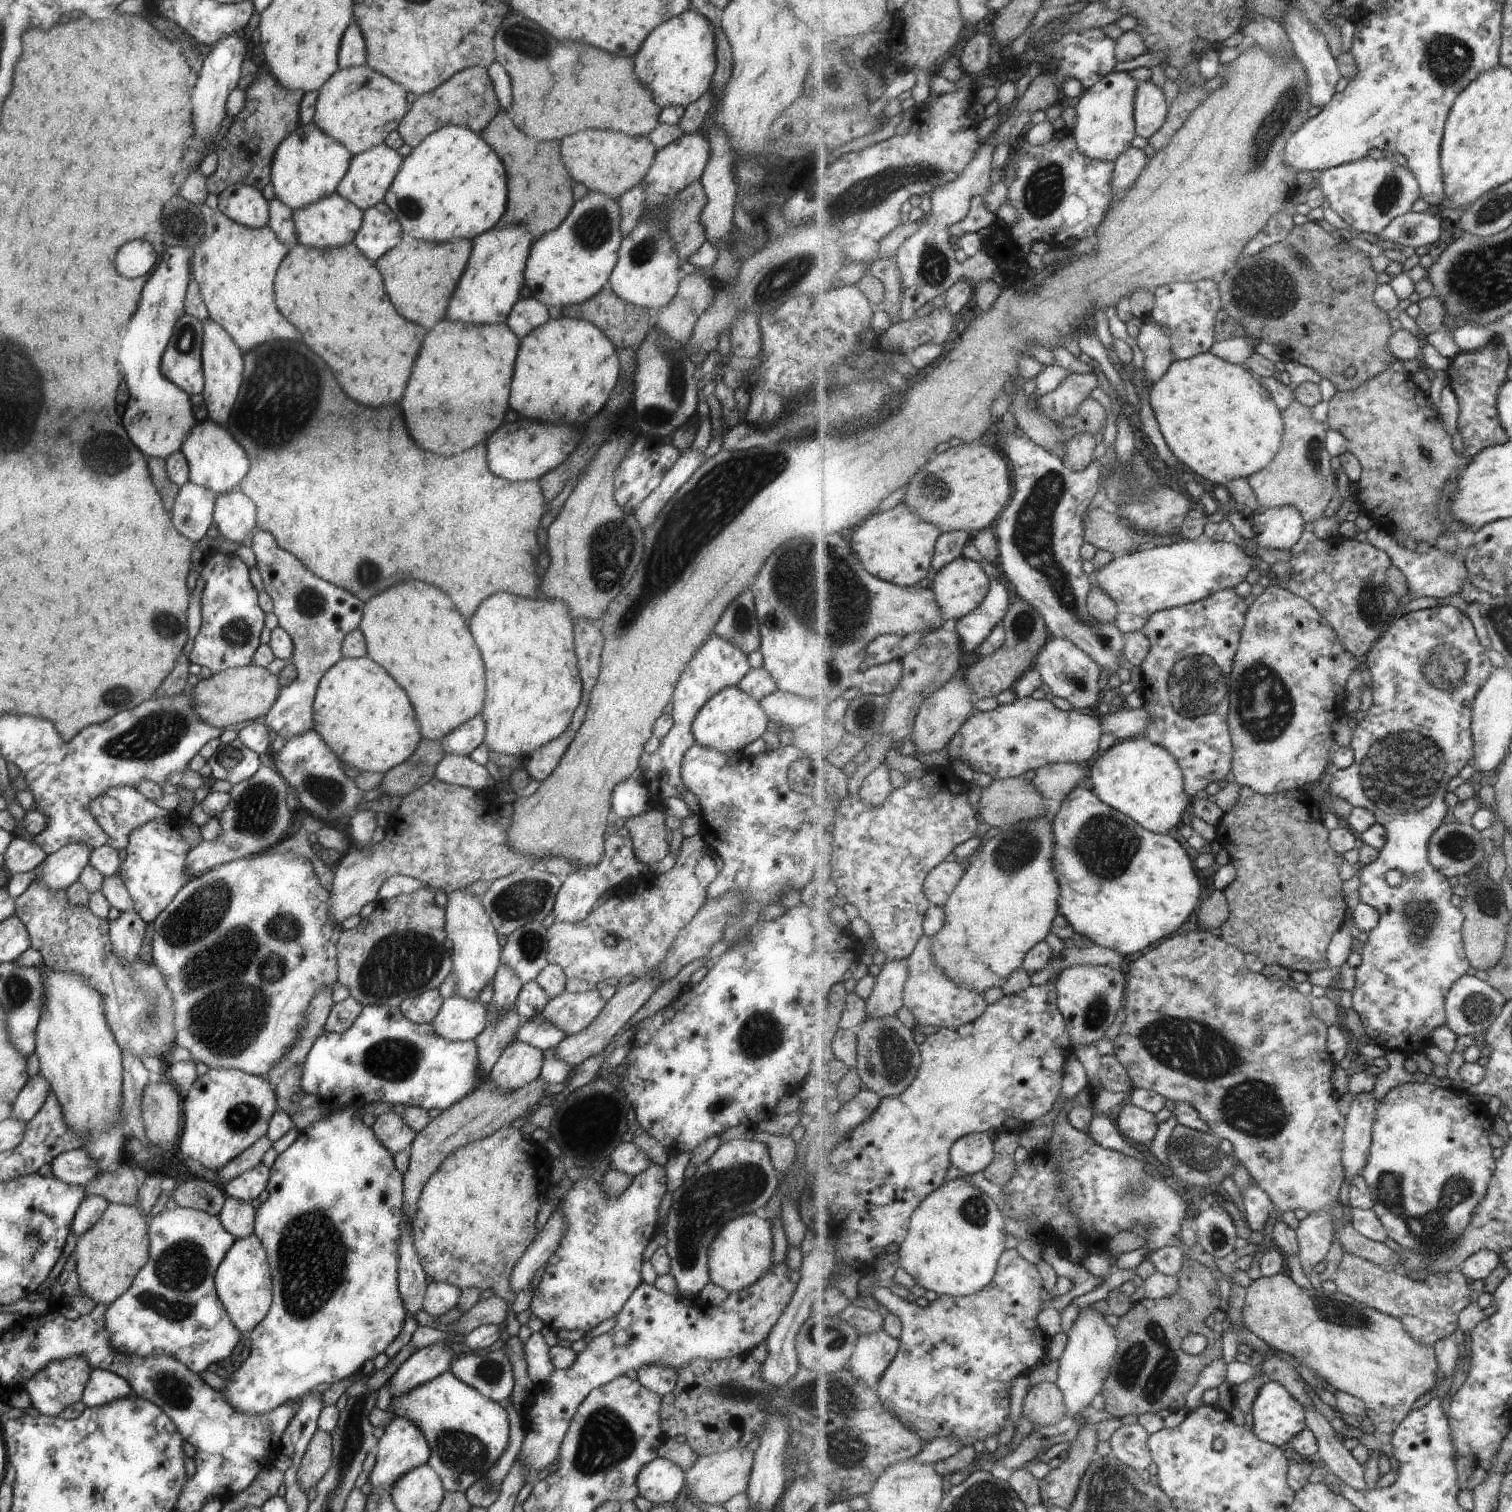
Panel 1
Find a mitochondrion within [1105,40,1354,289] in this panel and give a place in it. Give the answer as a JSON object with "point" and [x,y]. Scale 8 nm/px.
{"point":[1288,104]}

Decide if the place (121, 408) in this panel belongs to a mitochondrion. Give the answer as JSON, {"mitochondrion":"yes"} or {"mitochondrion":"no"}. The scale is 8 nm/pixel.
{"mitochondrion":"no"}

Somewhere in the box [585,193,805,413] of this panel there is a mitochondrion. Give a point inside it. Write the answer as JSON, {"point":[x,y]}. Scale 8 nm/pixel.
{"point":[646,248]}

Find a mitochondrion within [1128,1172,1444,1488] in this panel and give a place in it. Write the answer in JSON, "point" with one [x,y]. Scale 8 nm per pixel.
{"point":[1342,1314]}

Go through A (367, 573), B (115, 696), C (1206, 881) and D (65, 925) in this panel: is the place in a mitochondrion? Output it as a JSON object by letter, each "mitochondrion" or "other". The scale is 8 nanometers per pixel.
{"A":"mitochondrion","B":"mitochondrion","C":"other","D":"other"}

